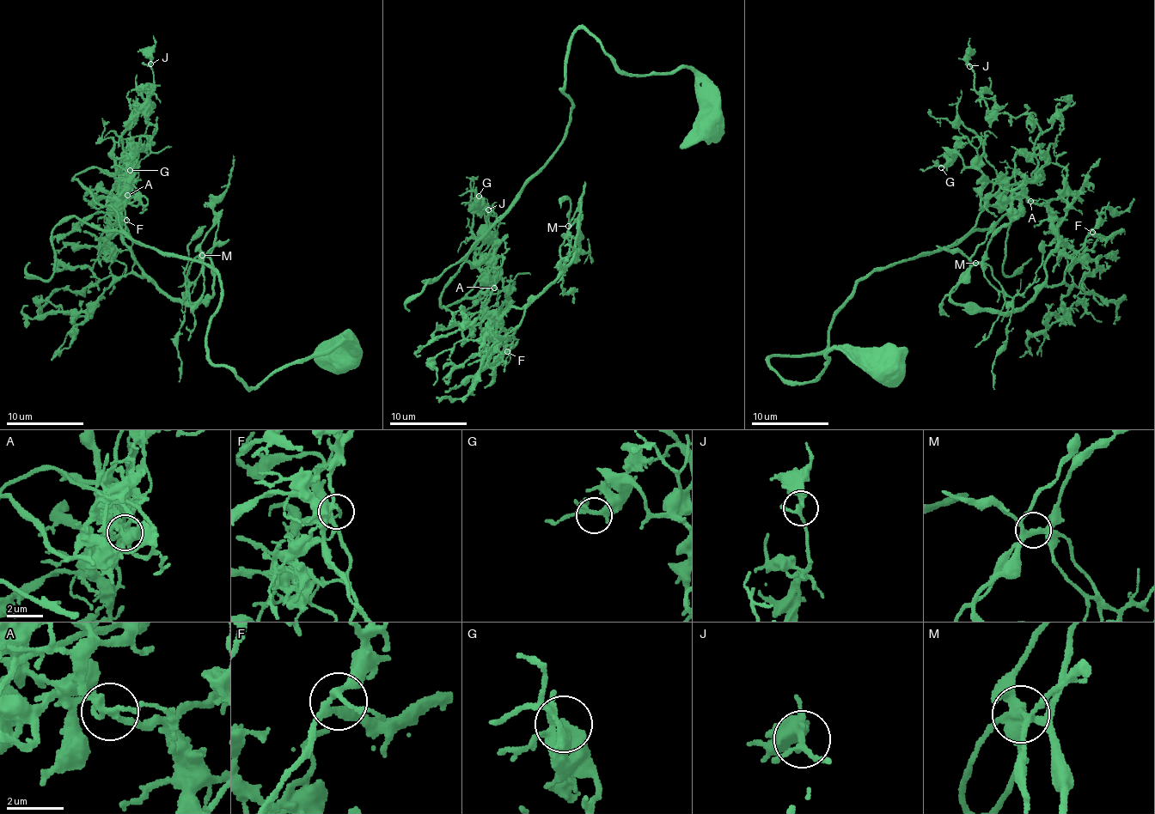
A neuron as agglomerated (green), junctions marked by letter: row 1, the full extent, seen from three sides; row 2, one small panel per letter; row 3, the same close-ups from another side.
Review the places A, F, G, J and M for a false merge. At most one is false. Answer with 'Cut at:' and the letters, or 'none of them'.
Cut at: A

